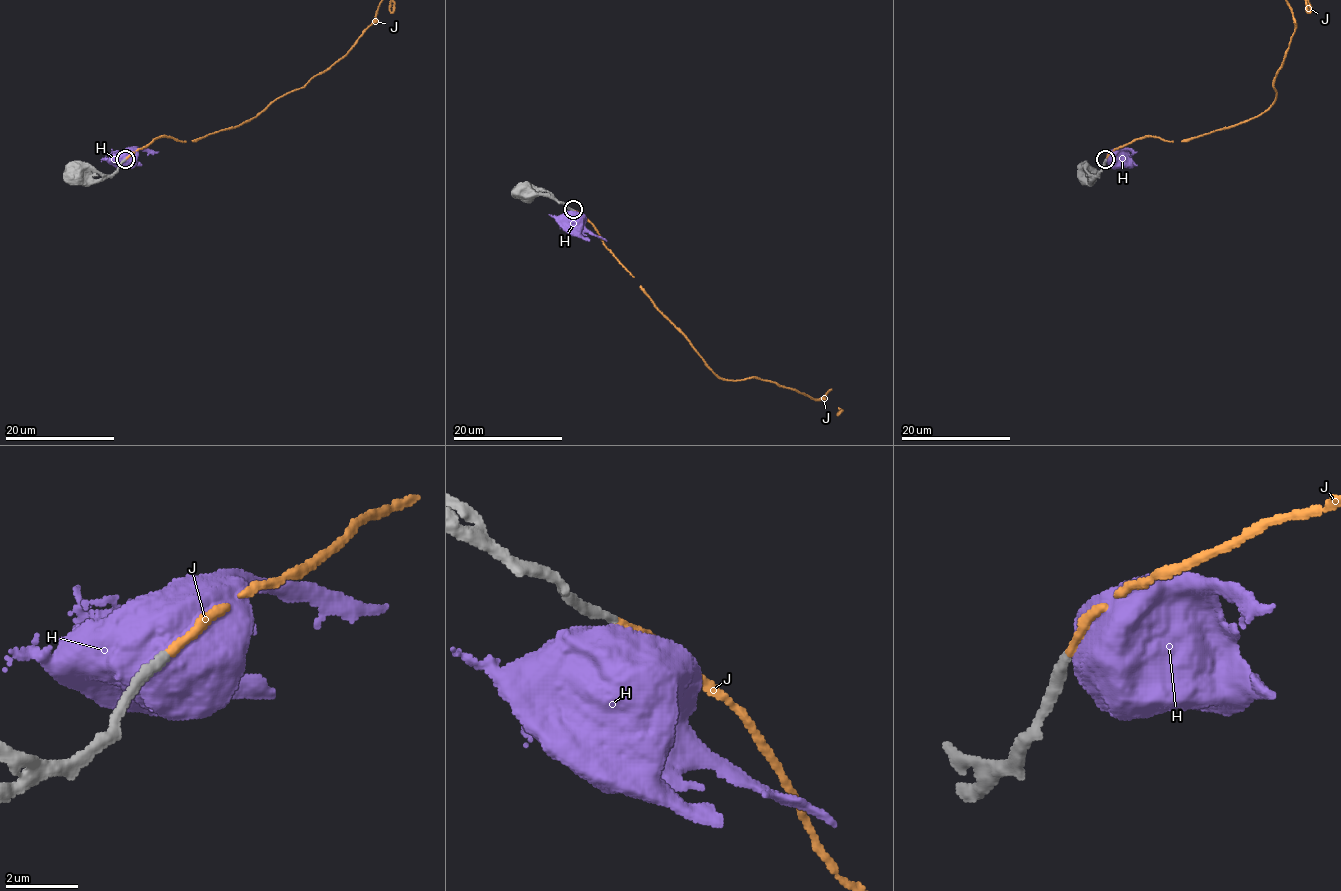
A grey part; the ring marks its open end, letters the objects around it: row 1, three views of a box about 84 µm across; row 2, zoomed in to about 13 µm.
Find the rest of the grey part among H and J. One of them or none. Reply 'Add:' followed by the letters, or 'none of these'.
Add: J

